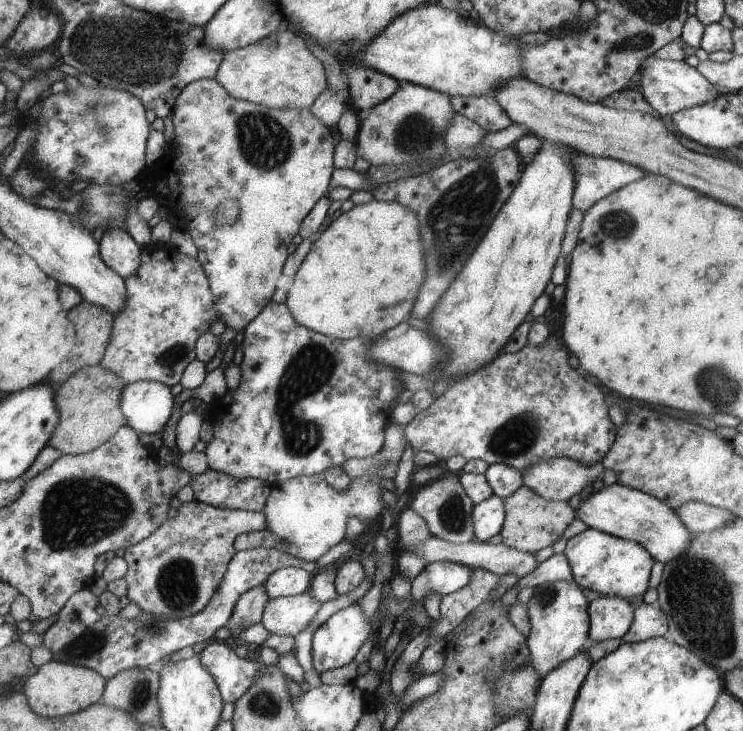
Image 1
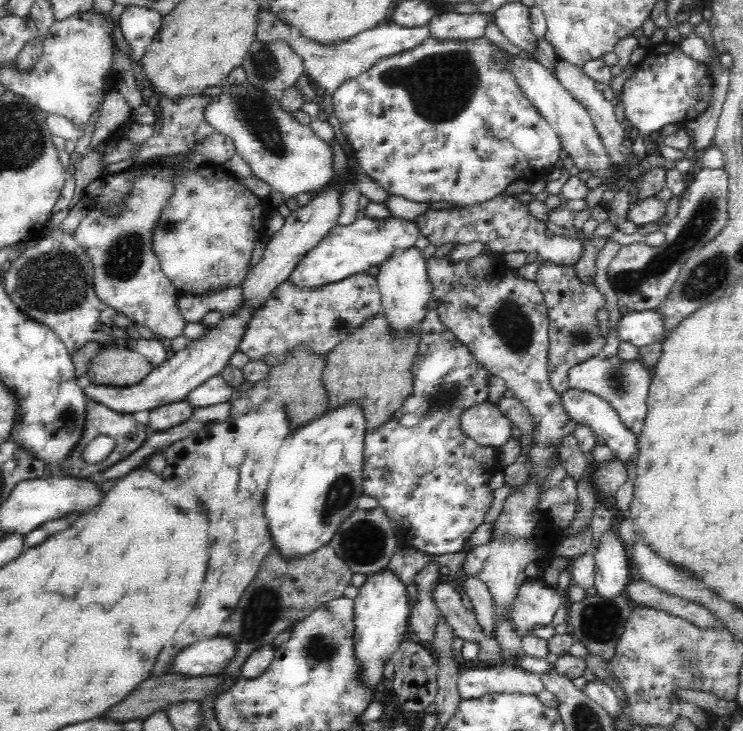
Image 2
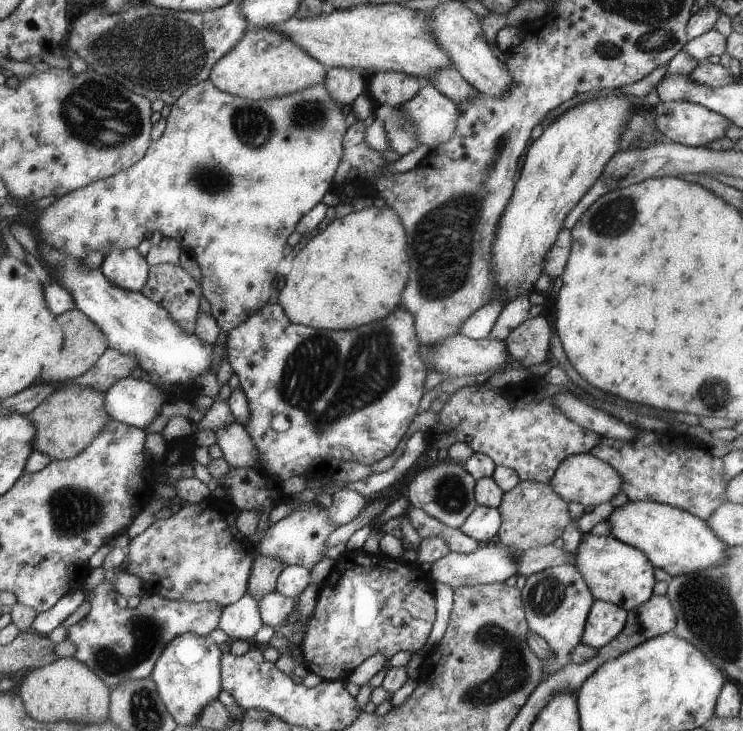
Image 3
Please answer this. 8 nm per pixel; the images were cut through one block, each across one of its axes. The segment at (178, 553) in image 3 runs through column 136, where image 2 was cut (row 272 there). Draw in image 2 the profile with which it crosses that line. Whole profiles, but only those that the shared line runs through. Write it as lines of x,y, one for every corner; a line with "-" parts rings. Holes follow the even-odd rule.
546,261
536,271
536,285
544,297
548,328
548,370
549,381
553,389
563,395
569,388
569,370
573,366
602,354
606,336
600,329
597,312
606,304
606,297
598,287
584,284
578,278
574,266
556,265

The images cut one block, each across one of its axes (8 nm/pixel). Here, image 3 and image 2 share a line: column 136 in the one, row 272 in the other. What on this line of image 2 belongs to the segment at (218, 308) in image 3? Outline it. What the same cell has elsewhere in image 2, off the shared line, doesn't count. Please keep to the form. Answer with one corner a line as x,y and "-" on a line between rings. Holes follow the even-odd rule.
209,165
196,171
183,171
174,178
175,194
163,207
156,224
152,244
160,269
180,294
202,294
206,290
239,286
250,263
255,241
263,237
263,199
240,184
239,179
224,165

